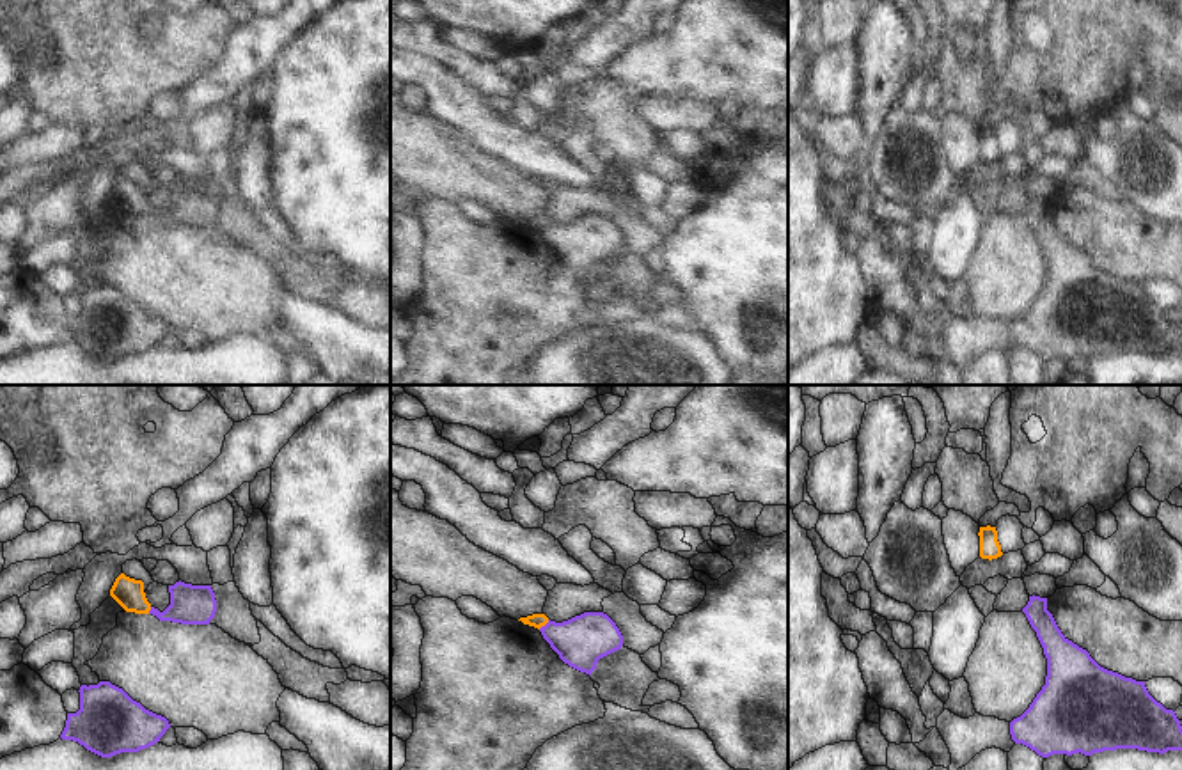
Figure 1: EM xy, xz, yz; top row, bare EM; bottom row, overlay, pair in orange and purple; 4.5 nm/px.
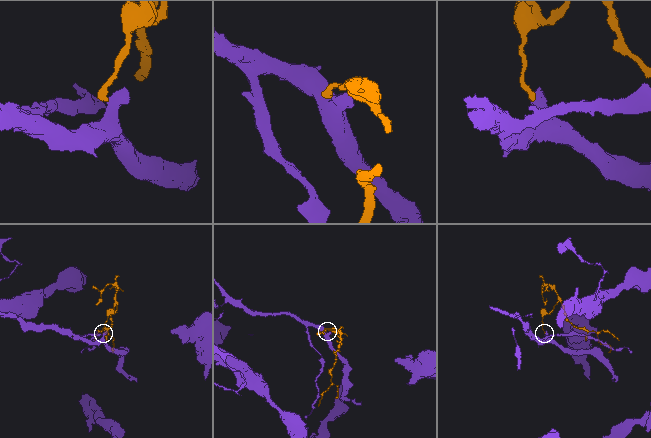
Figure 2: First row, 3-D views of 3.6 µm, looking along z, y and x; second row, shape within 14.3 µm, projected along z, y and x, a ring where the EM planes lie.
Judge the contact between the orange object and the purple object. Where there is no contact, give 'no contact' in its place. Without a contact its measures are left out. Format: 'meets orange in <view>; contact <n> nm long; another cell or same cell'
meets orange in xz; contact 70 nm long; another cell

